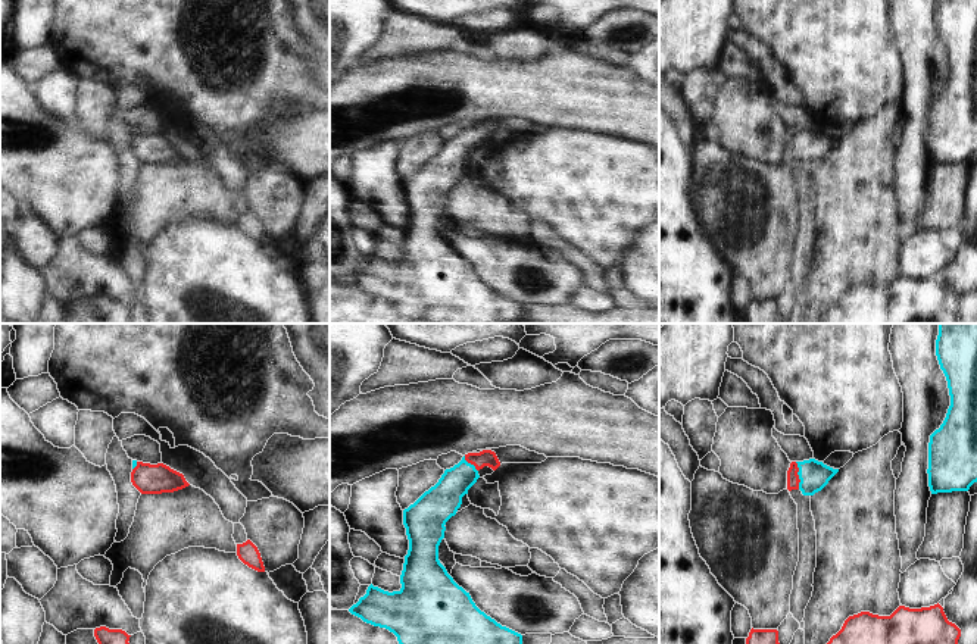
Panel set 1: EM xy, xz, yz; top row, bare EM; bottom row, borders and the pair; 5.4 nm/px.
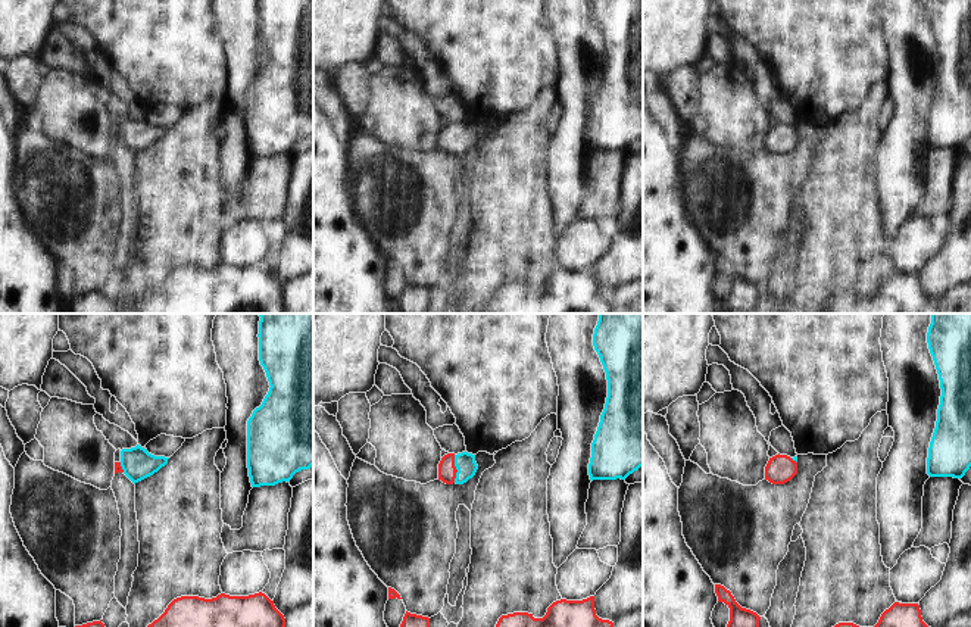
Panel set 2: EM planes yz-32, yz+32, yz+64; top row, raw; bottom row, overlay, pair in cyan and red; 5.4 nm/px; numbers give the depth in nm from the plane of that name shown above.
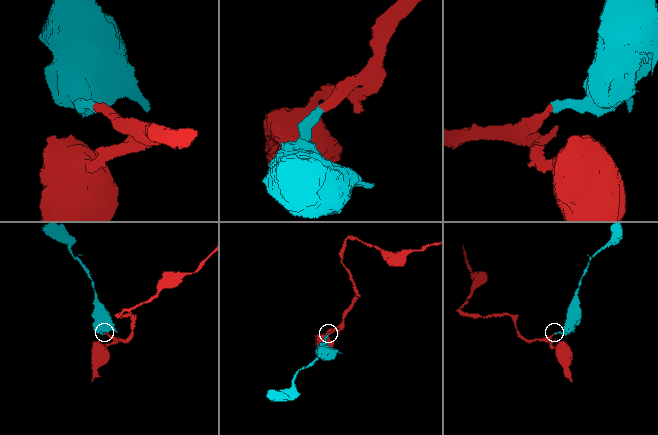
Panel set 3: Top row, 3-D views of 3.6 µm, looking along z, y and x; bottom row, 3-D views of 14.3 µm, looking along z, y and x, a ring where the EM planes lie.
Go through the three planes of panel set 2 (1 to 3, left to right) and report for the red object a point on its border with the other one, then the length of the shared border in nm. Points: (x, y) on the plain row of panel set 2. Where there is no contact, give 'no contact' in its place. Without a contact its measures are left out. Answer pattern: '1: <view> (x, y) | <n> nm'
1: yz-32 (121, 136) | 60 nm
2: yz+32 (456, 139) | 150 nm
3: yz+64 (793, 130) | 50 nm

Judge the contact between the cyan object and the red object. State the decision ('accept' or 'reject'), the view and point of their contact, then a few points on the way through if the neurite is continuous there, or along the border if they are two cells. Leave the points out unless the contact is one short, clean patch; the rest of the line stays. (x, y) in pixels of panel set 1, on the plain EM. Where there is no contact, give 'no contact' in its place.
accept; contact yz (798, 144); way yz (814, 146), (798, 144), (793, 150)

